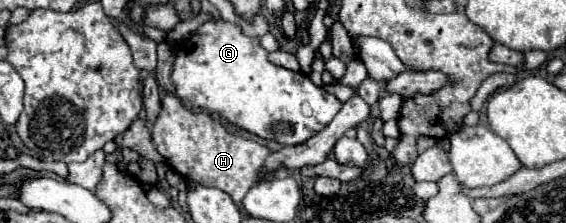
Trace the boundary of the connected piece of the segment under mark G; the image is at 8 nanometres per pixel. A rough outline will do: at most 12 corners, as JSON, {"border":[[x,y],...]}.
{"border":[[207,21],[177,45],[191,109],[301,145],[341,103],[277,67],[239,25]]}

